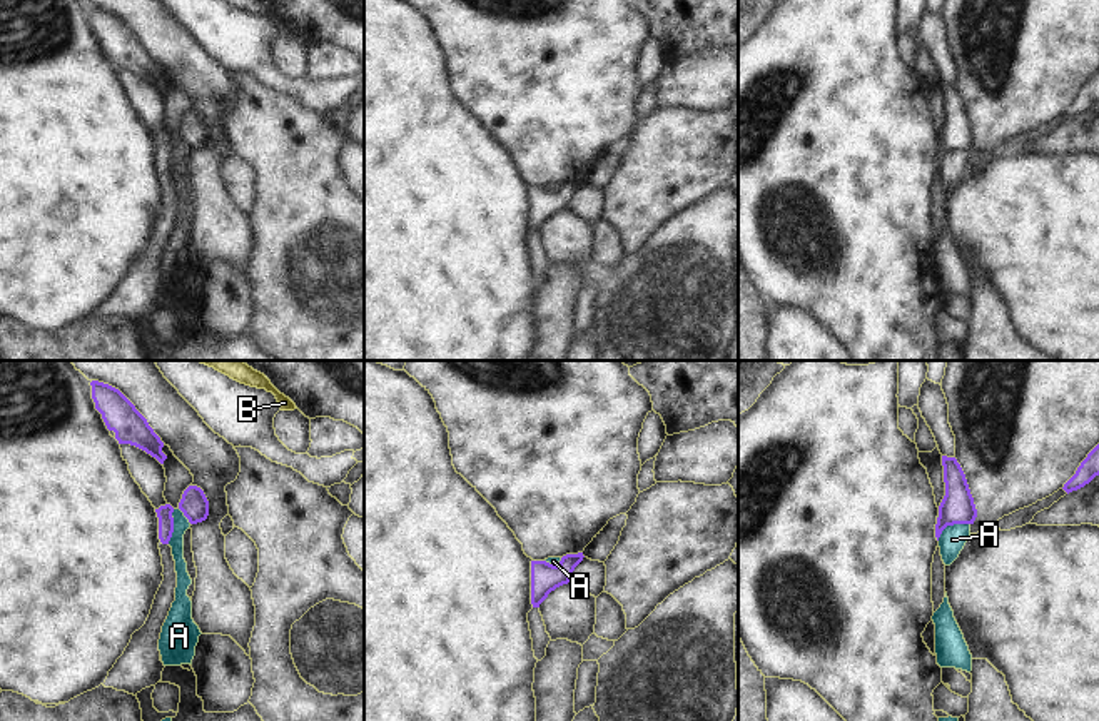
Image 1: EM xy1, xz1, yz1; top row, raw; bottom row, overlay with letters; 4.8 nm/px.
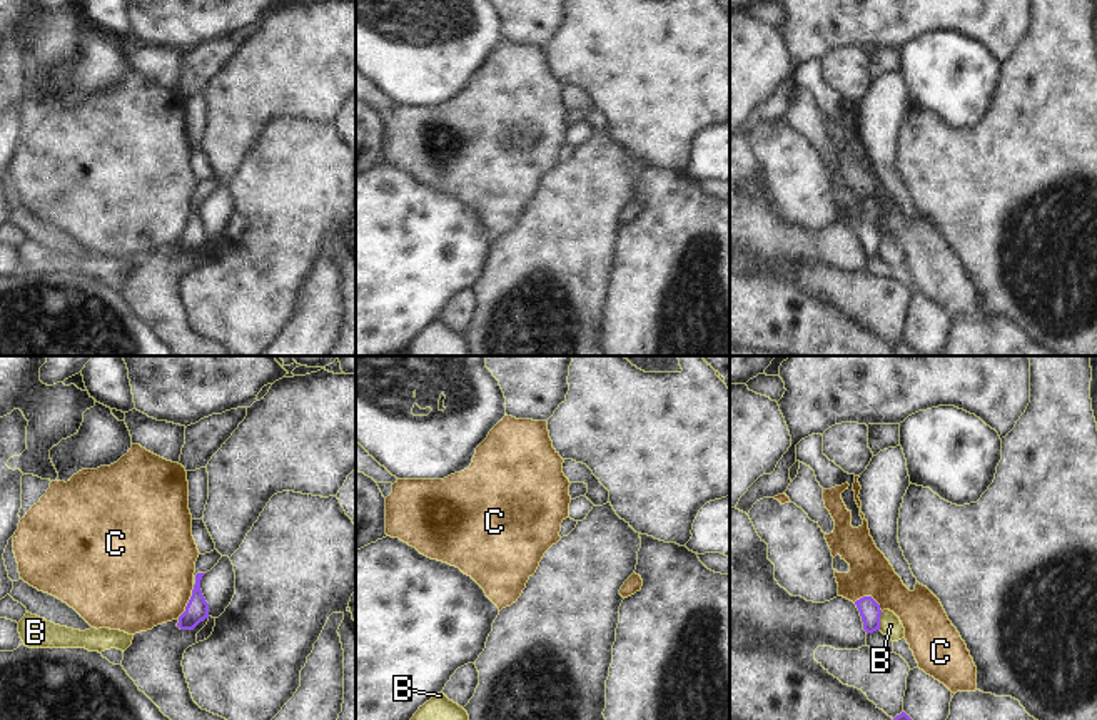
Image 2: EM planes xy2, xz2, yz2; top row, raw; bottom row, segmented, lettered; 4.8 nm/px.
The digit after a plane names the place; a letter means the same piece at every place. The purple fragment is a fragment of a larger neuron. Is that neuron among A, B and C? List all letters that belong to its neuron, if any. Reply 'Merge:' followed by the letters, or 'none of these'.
Merge: none of these

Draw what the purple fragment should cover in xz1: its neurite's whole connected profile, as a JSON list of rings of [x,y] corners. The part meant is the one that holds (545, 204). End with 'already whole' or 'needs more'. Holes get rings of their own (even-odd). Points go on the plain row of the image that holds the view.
[[[583,179],[566,180],[556,192],[546,187],[531,187],[533,234],[539,234],[539,230],[548,224],[551,217],[563,210],[568,210],[575,194],[583,187],[583,184]]]; already whole

